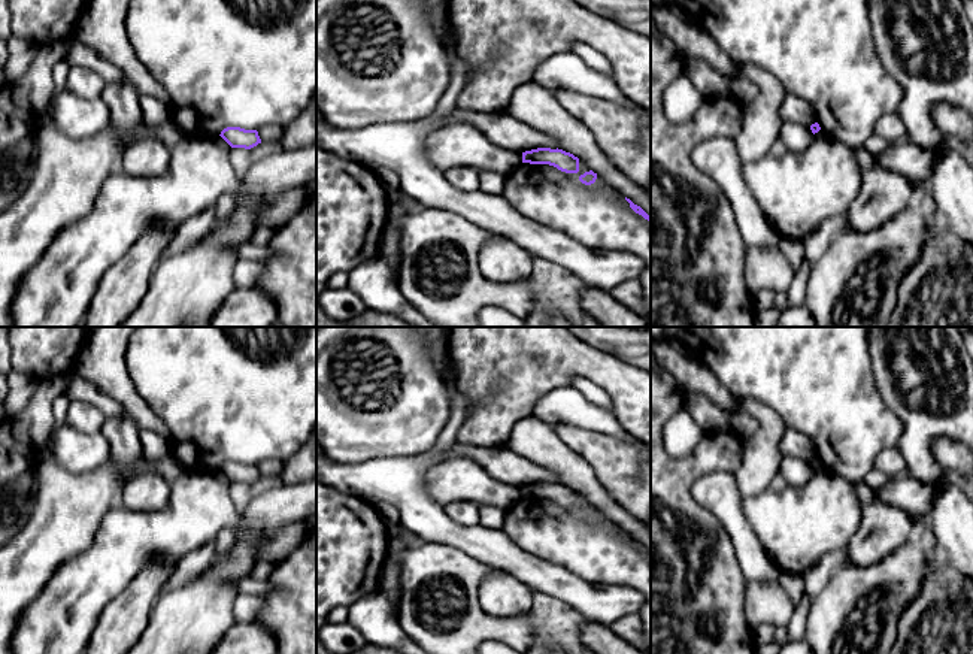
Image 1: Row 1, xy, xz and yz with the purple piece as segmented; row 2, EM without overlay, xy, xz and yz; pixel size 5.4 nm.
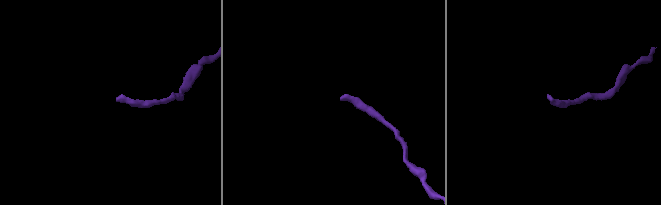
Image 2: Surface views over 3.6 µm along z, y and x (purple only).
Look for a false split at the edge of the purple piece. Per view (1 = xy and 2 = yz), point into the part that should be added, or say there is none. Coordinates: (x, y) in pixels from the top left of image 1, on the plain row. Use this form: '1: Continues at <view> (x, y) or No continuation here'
1: No continuation here
2: No continuation here

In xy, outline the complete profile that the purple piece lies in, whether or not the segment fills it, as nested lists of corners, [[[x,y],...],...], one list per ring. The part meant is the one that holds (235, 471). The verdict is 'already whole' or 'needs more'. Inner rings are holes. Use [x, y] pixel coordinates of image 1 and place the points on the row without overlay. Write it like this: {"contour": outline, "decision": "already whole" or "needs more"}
{"contour": [[[227,461],[219,469],[231,482],[251,484],[261,478],[257,464],[245,464],[240,461]]], "decision": "already whole"}

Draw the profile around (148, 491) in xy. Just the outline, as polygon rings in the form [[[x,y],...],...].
[[[140,472],[121,490],[119,503],[131,511],[161,511],[167,506],[170,484],[154,472]]]

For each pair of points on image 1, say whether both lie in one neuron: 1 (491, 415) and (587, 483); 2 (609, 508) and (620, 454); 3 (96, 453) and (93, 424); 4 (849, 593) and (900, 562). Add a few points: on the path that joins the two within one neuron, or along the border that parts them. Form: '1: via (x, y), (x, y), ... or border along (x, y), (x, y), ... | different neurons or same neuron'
1: border along (532, 412), (515, 423), (509, 438), (502, 445) | different neurons
2: border along (591, 468), (606, 493), (634, 520) | different neurons
3: border along (66, 423), (85, 433), (99, 432) | different neurons
4: via (861, 590), (888, 574) | same neuron

